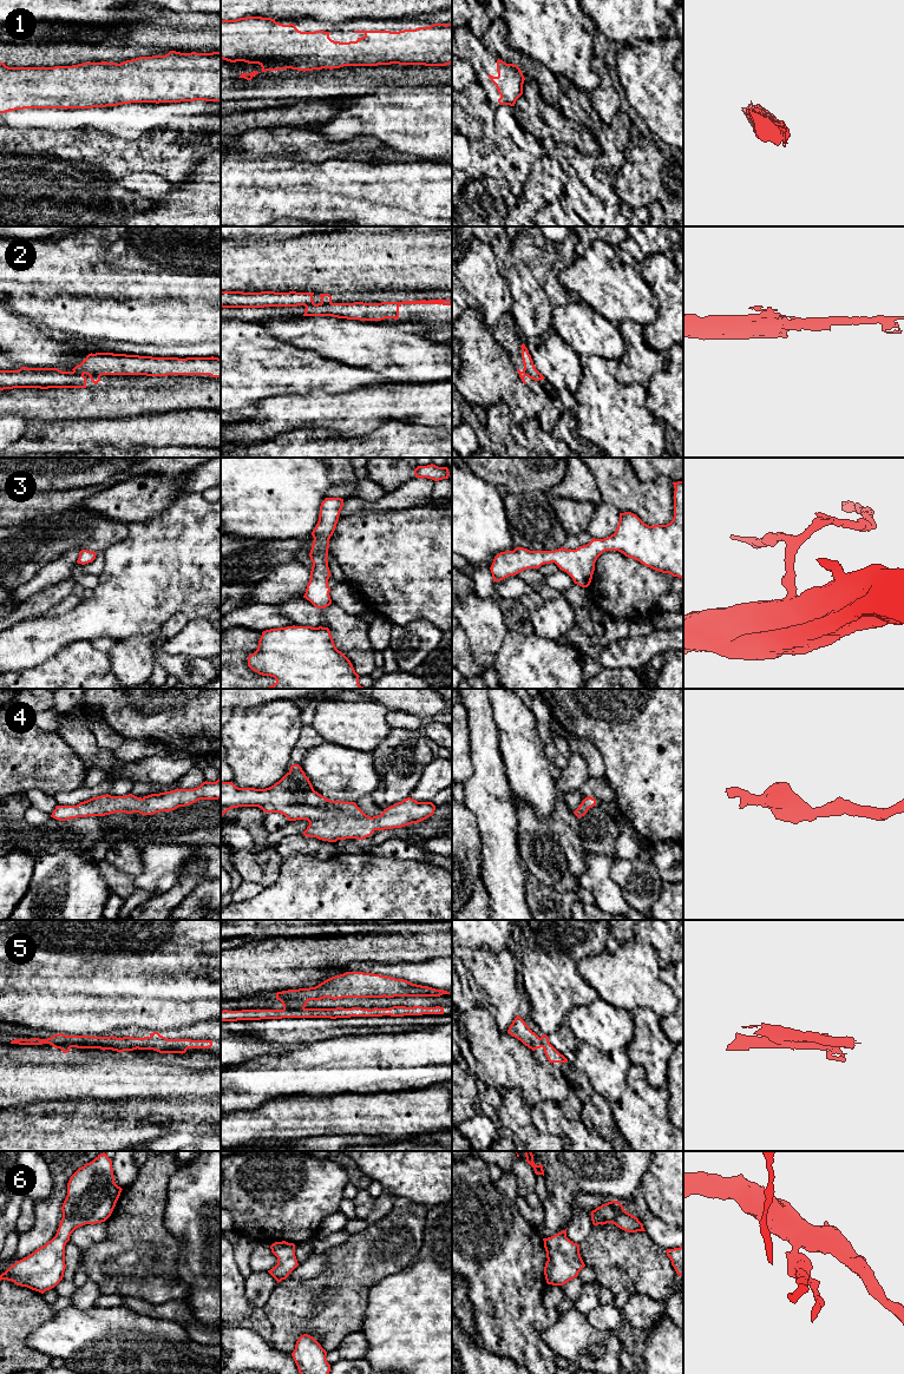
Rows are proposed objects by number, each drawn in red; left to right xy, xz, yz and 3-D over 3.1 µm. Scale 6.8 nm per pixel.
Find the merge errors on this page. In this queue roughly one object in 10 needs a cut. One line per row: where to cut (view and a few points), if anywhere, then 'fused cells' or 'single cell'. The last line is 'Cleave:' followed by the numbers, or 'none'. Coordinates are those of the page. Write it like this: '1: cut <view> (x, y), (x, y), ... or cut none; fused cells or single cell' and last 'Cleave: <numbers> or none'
1: cut none; single cell
2: cut none; single cell
3: cut none; single cell
4: cut none; single cell
5: cut none; single cell
6: cut none; single cell
Cleave: none

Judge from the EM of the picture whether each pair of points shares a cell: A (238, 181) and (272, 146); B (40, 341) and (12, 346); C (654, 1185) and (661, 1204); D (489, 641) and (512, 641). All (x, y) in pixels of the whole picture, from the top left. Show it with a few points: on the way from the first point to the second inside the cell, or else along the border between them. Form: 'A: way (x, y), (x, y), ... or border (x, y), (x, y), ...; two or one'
A: border (233, 157), (289, 157); two
B: way (33, 343), (19, 343); one
C: way (659, 1190), (661, 1200); one
D: border (508, 630), (492, 665); two

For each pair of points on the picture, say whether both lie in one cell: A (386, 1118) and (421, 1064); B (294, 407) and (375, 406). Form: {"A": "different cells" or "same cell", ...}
{"A": "different cells", "B": "same cell"}

